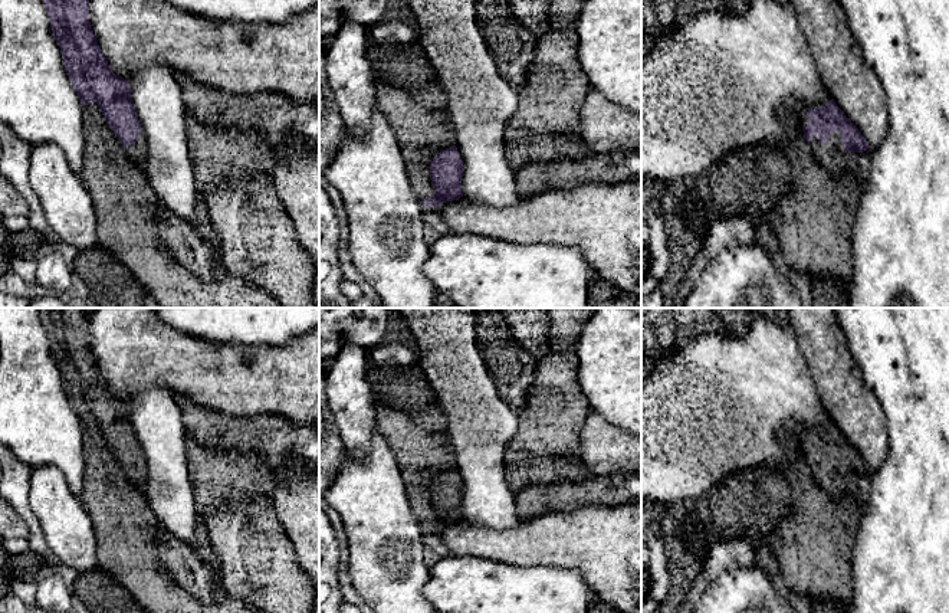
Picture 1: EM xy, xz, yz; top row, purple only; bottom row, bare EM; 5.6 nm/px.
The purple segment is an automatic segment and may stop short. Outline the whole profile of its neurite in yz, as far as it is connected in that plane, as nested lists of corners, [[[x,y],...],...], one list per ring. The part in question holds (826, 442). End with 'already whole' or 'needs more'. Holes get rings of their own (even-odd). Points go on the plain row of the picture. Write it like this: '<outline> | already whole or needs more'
[[[834,422],[824,429],[808,432],[802,446],[804,459],[817,485],[831,499],[854,501],[857,482],[870,468]]] | needs more

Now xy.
[[[39,308],[66,397],[82,429],[92,424],[99,427],[127,478],[145,496],[147,462],[129,406],[109,390],[89,344],[88,327],[93,312],[95,308]]] | needs more

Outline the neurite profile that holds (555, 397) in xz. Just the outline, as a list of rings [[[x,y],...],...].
[[[575,351],[546,354],[538,364],[519,430],[508,449],[535,455],[579,455],[579,436],[590,410],[578,383]]]

